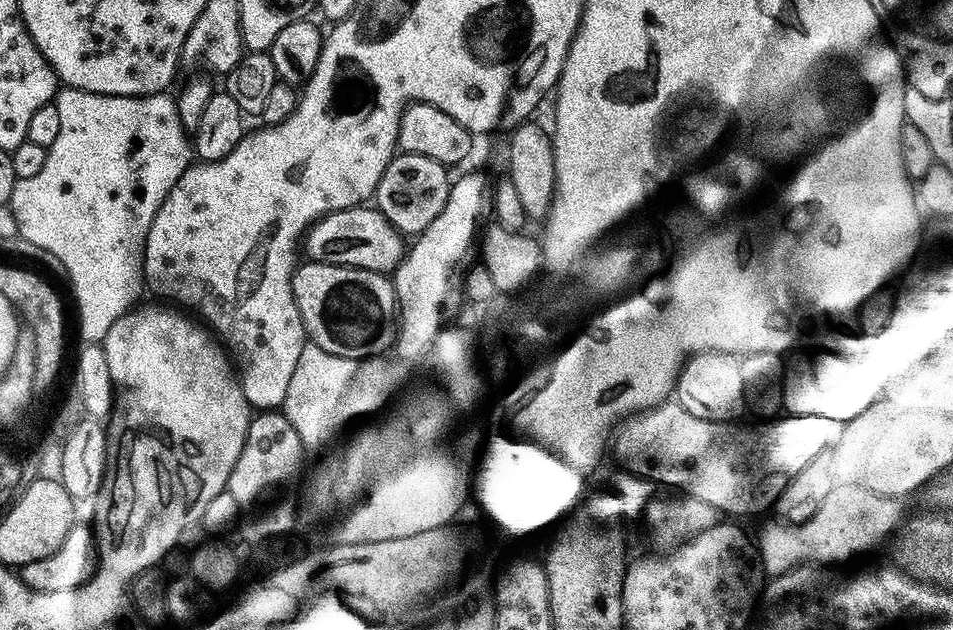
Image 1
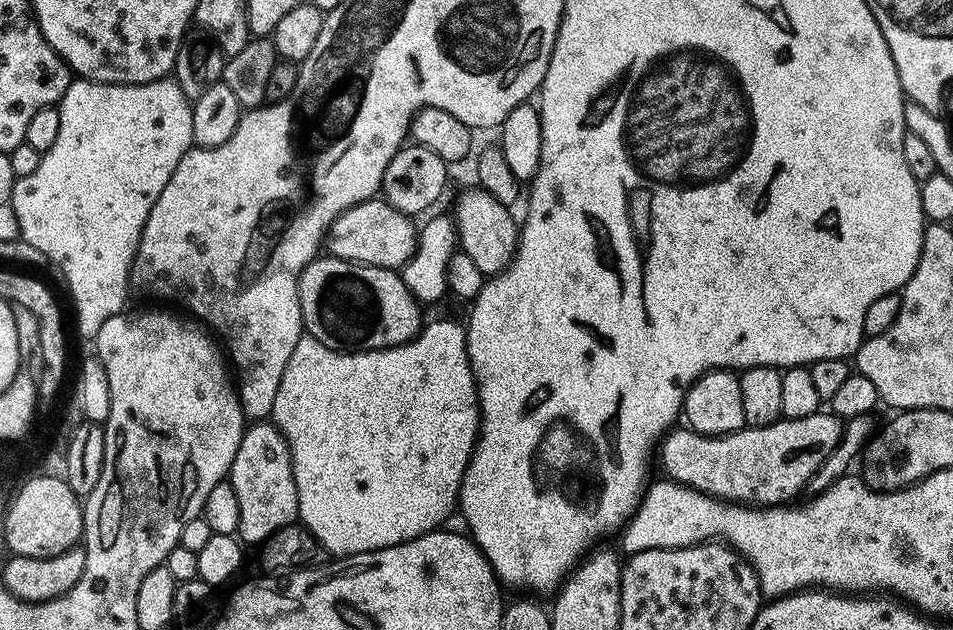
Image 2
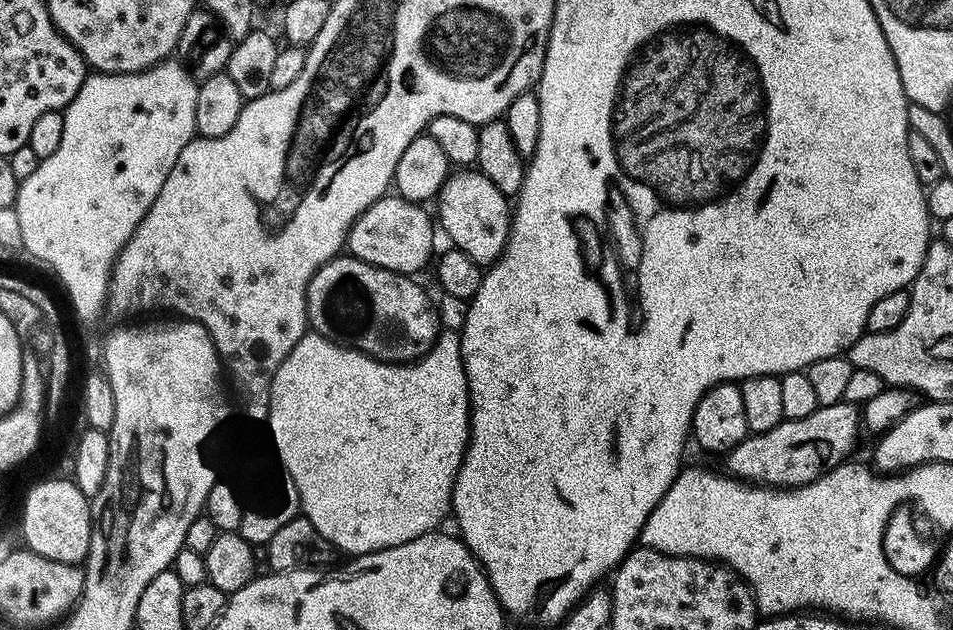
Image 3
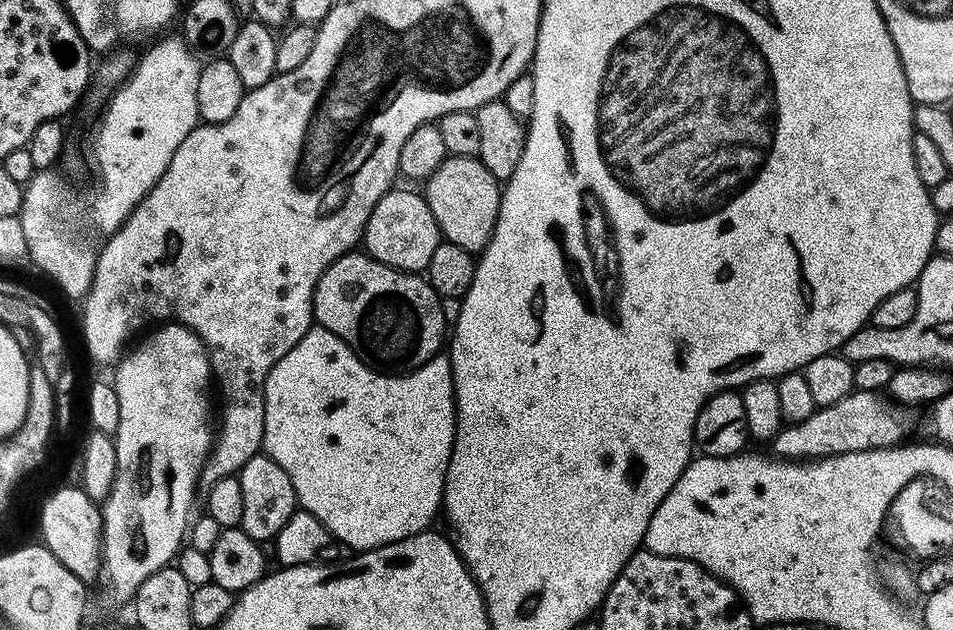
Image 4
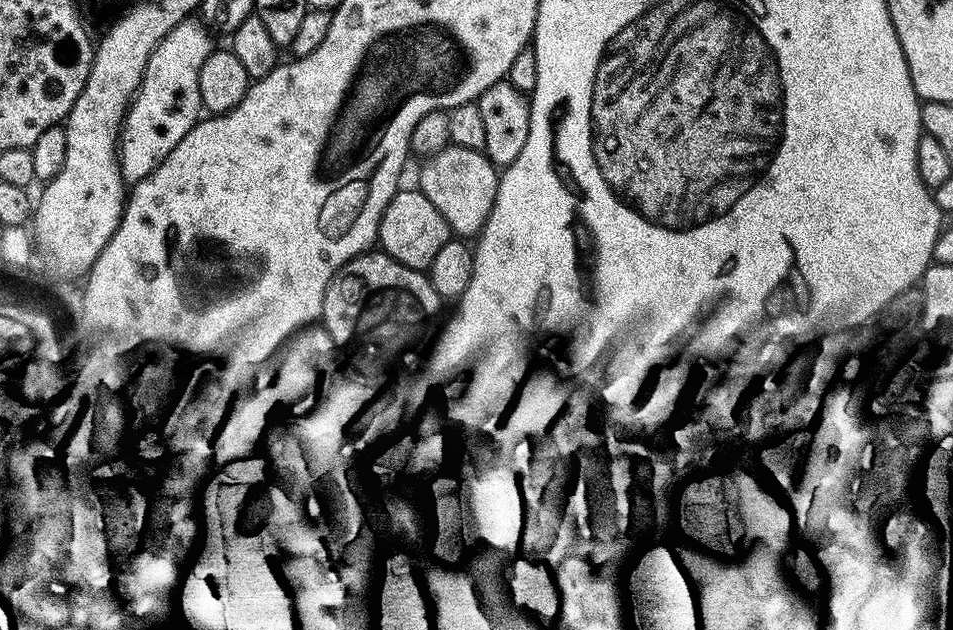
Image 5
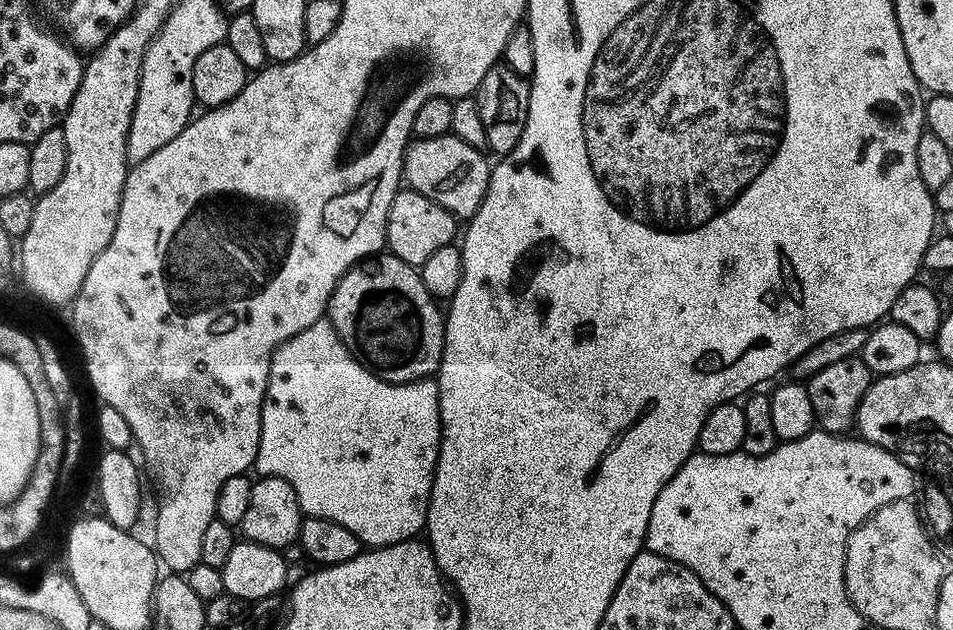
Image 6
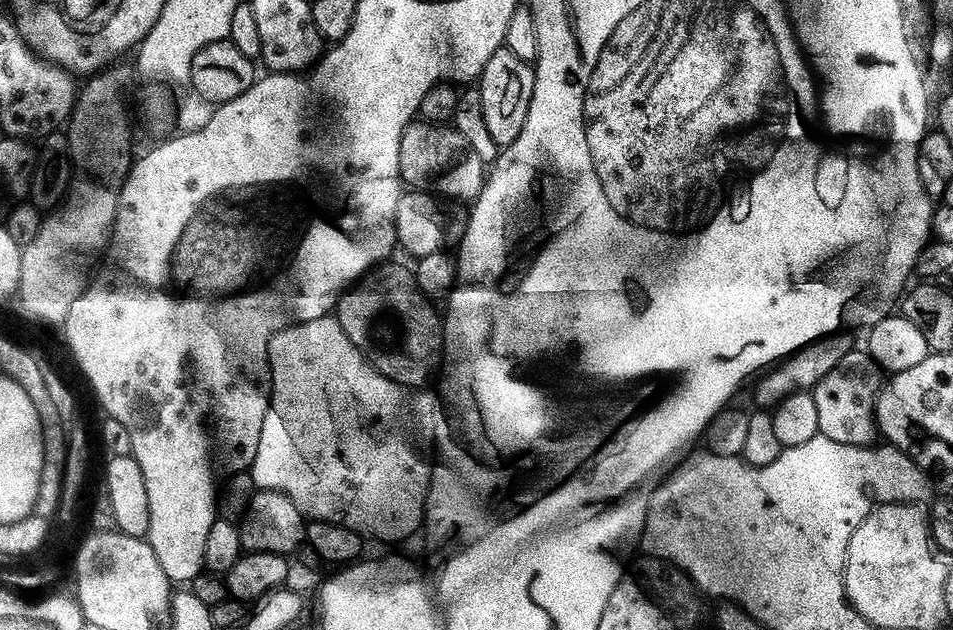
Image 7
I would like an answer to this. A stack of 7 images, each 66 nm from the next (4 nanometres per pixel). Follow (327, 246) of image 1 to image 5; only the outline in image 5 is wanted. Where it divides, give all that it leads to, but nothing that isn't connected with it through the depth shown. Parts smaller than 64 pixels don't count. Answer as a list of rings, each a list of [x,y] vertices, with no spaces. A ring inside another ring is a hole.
[[[397,190],[382,214],[378,244],[386,255],[402,262],[402,266],[426,270],[434,261],[434,254],[450,239],[448,223],[438,210],[434,210],[434,202],[430,202],[426,194],[419,190],[404,191]]]

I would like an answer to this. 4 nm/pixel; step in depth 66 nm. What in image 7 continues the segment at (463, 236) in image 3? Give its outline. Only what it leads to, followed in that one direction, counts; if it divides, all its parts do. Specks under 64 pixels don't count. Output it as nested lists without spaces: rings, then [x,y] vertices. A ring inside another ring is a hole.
[[[408,124],[402,134],[402,146],[398,146],[398,166],[405,185],[453,202],[475,201],[486,179],[486,163],[459,130],[448,124]]]

